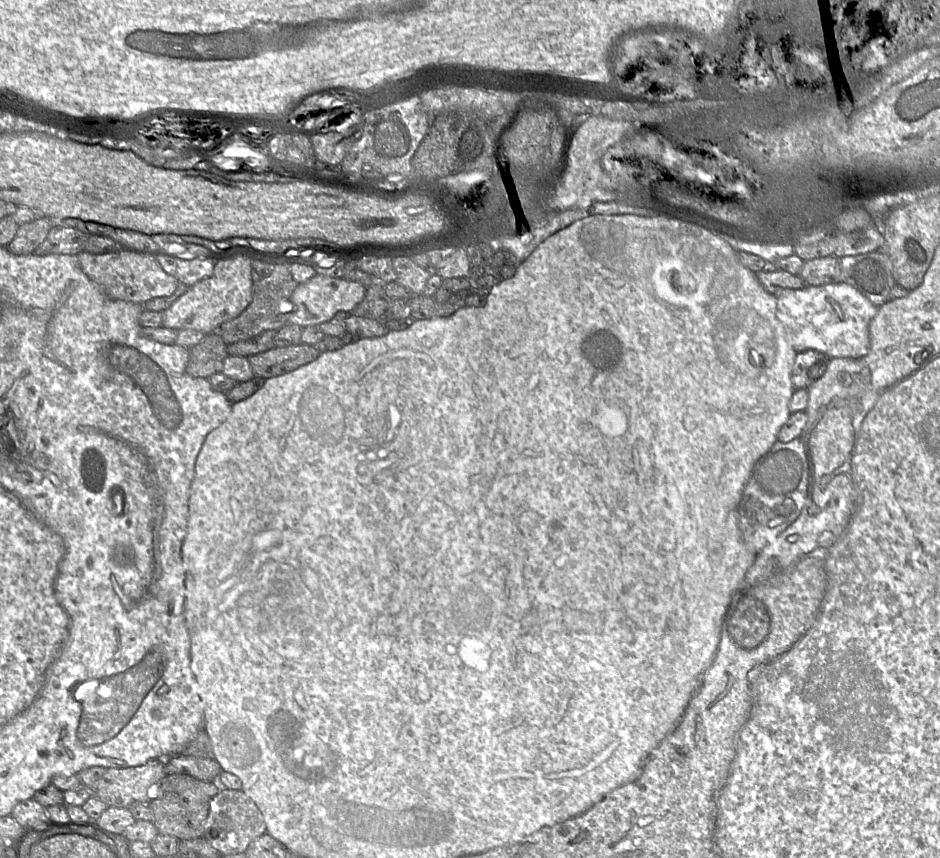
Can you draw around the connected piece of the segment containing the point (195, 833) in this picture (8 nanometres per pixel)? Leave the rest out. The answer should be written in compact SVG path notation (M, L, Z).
M186 773L166 774L149 802L158 832L180 840L203 836L210 802L218 792L219 789L212 781L199 780Z

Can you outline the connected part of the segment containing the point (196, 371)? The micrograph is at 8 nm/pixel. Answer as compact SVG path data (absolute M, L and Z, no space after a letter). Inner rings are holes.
M218 332L206 334L201 341L189 348L186 372L192 377L208 378L221 371L227 356L227 345Z

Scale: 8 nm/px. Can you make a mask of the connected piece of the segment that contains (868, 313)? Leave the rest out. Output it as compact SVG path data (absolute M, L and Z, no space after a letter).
M844 283L821 286L806 285L801 289L785 289L771 293L777 297L777 311L785 327L789 343L798 352L816 350L830 358L862 358L870 350L870 323L881 306L876 306L855 287Z

